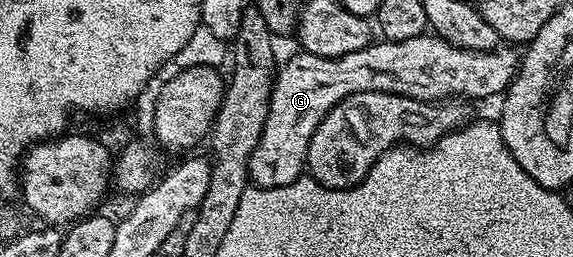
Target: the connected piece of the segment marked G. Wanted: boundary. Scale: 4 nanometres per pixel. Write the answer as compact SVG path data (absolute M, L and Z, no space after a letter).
M426 32L411 40L387 42L377 40L359 52L349 52L342 58L324 58L314 54L297 52L294 58L280 63L273 80L273 91L270 96L266 126L263 128L258 146L249 158L249 177L252 185L275 188L291 184L306 173L309 160L311 136L315 128L329 112L338 106L347 96L359 92L387 92L402 94L420 102L442 103L446 100L474 100L473 98L493 98L504 95L517 76L519 54L508 45L498 45L495 50L464 50L438 34Z

